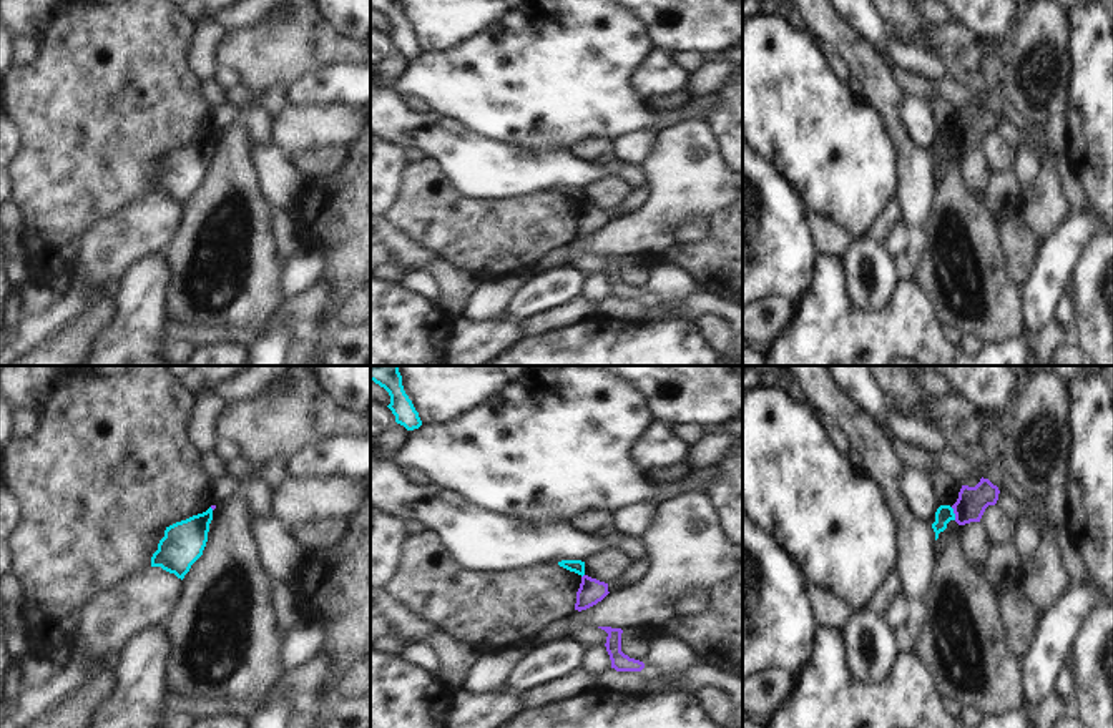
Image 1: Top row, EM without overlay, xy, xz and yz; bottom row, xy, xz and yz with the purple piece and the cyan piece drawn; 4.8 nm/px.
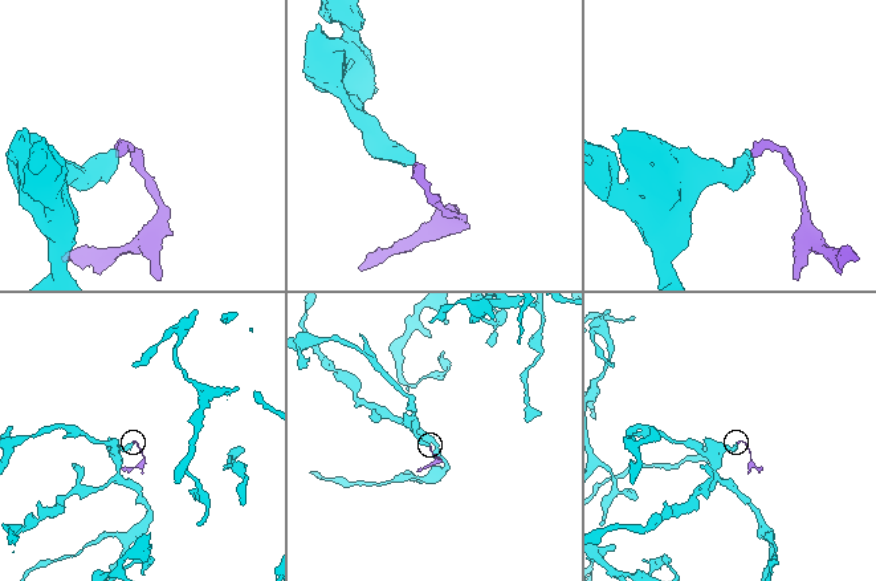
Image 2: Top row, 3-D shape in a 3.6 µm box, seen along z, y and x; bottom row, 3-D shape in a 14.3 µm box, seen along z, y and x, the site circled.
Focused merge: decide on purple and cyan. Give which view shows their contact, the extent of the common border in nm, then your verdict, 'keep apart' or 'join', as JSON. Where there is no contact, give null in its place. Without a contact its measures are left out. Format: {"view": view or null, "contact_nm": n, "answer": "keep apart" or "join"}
{"view": "yz", "contact_nm": 70, "answer": "keep apart"}

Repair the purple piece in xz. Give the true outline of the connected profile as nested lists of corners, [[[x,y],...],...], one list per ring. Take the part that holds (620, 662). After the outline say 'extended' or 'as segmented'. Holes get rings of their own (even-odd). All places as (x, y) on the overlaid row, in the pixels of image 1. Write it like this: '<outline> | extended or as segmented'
[[[598,627],[608,633],[606,637],[606,652],[611,660],[611,668],[616,671],[641,671],[645,668],[645,663],[635,658],[630,658],[621,652],[621,628],[611,628],[611,627]]] | as segmented

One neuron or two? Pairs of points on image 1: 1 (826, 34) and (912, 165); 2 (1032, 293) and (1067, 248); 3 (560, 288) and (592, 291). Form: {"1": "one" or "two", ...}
{"1": "one", "2": "one", "3": "two"}

